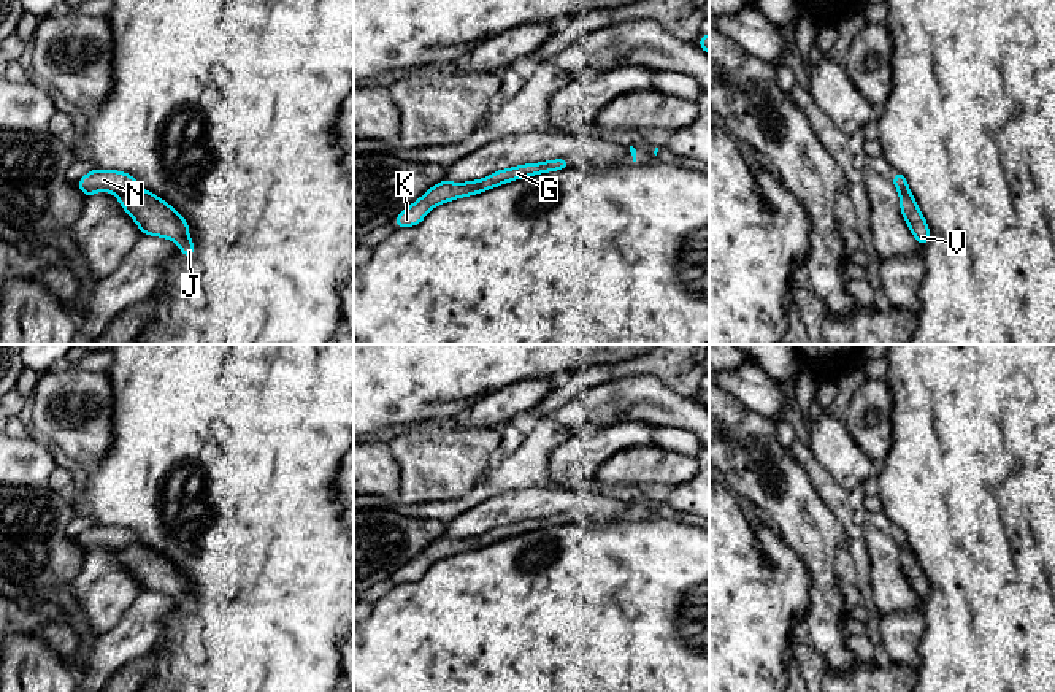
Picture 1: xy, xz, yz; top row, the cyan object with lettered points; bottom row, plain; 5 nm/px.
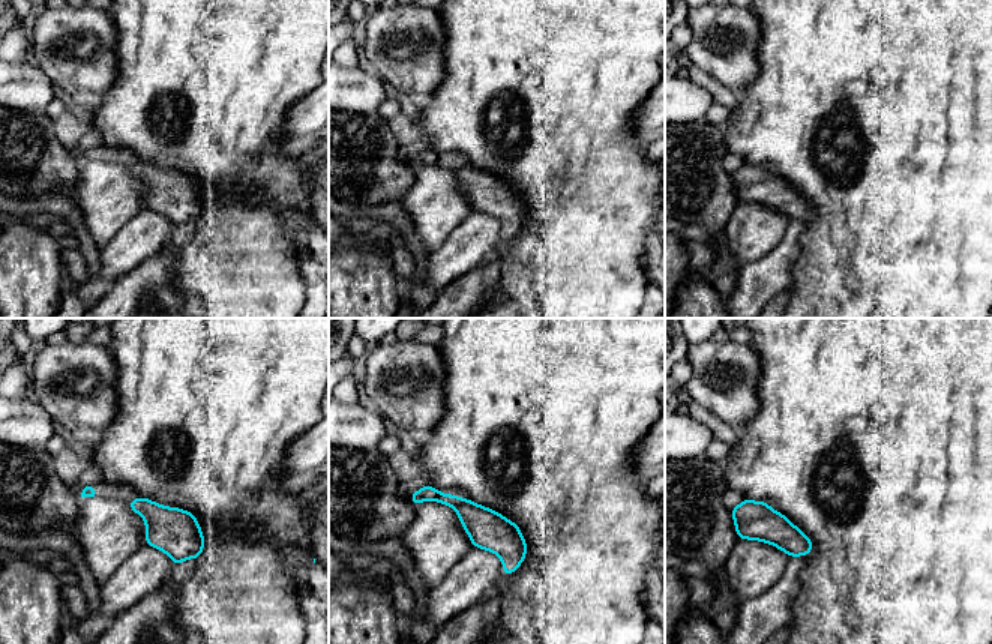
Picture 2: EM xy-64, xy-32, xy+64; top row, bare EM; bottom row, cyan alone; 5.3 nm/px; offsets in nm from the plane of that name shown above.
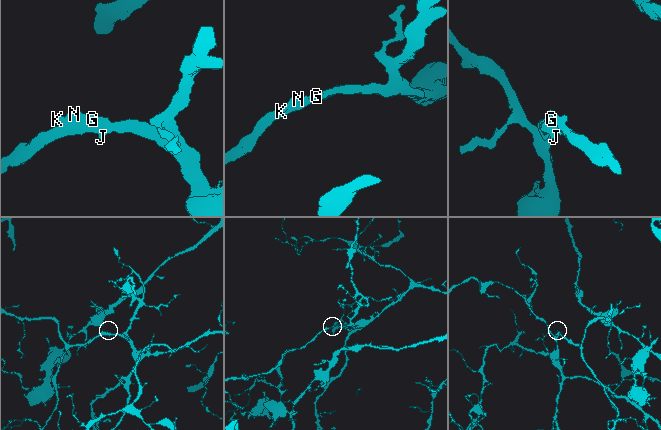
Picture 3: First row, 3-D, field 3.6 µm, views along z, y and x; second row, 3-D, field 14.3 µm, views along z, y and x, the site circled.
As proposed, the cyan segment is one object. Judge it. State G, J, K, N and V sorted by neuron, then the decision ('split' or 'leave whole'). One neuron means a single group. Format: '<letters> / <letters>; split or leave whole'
G J K N V; leave whole

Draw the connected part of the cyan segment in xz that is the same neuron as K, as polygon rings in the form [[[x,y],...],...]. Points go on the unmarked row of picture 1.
[[[555,514],[539,519],[525,519],[520,522],[511,522],[506,525],[498,525],[484,535],[468,536],[468,538],[449,538],[446,535],[428,544],[419,556],[409,560],[403,568],[397,571],[393,579],[398,584],[412,582],[424,576],[427,568],[435,562],[468,551],[476,551],[479,548],[493,544],[500,540],[522,535],[527,532],[565,525],[570,522],[568,514]]]

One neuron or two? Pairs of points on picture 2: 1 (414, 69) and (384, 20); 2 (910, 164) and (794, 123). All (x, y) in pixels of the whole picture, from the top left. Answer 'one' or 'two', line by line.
1: one
2: one

